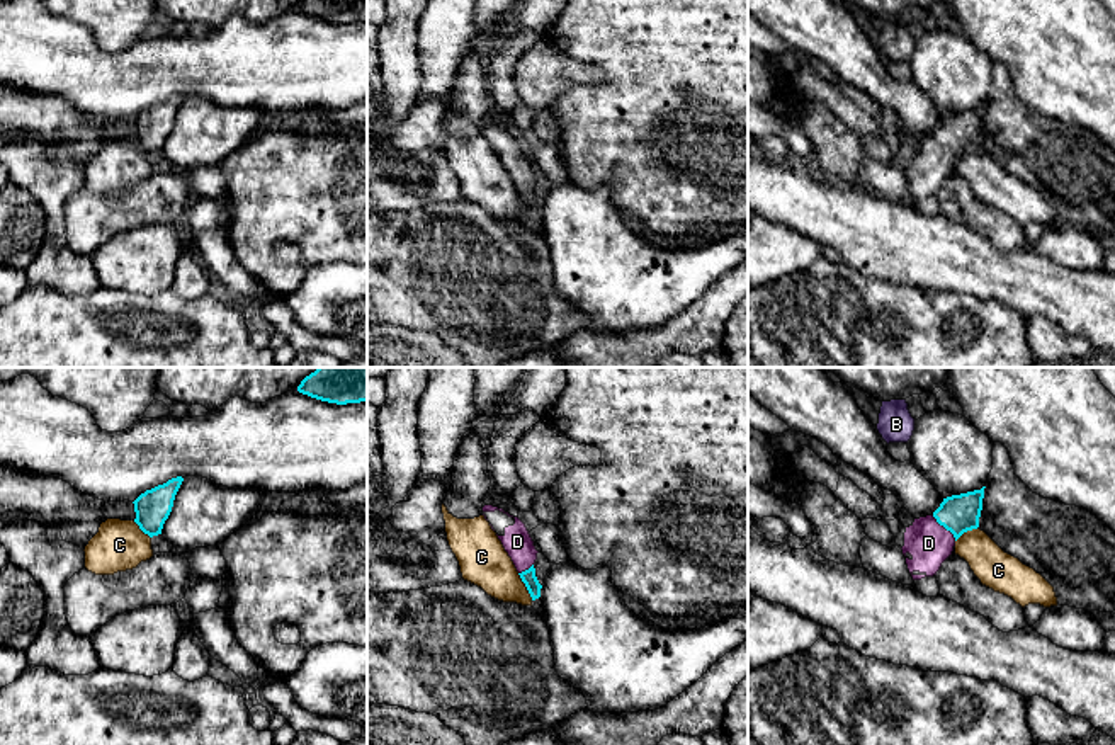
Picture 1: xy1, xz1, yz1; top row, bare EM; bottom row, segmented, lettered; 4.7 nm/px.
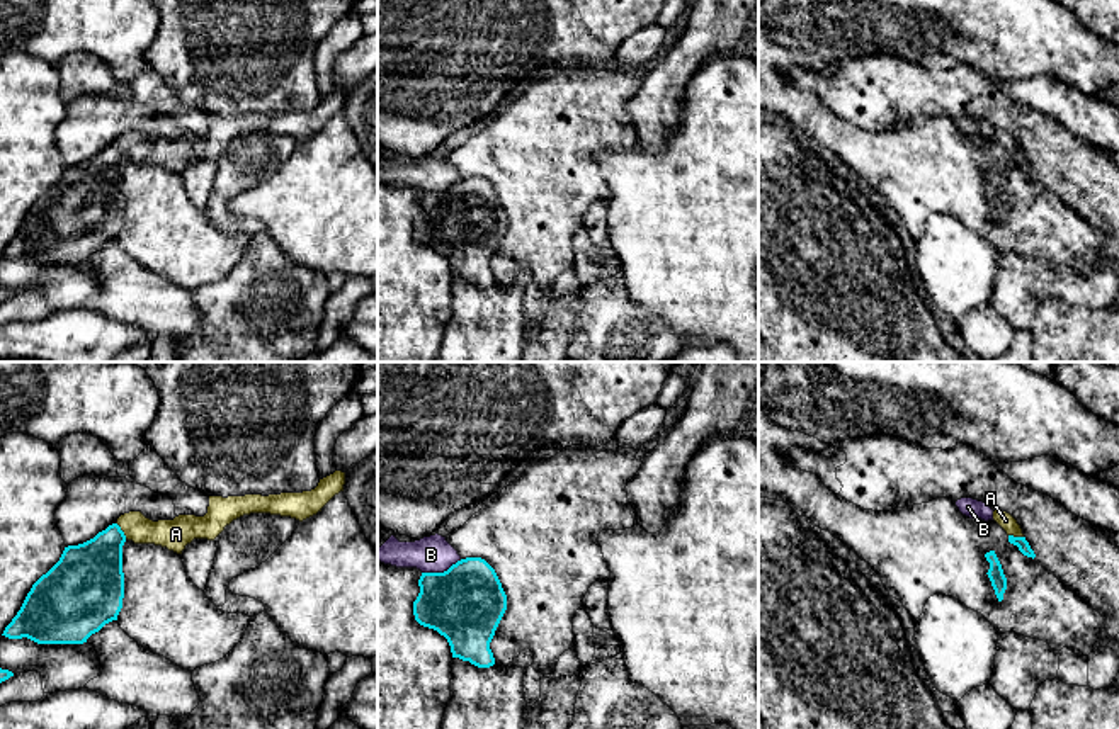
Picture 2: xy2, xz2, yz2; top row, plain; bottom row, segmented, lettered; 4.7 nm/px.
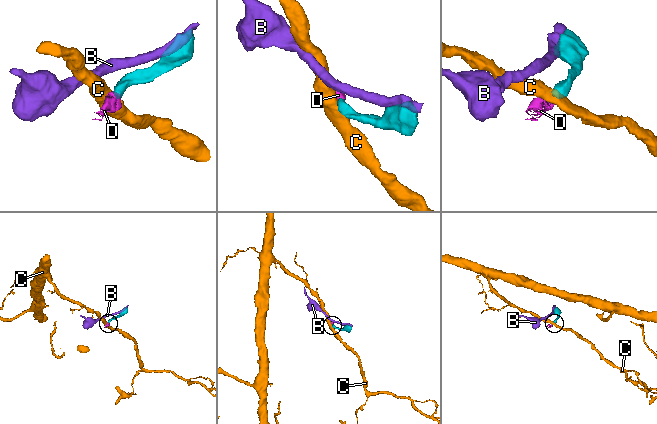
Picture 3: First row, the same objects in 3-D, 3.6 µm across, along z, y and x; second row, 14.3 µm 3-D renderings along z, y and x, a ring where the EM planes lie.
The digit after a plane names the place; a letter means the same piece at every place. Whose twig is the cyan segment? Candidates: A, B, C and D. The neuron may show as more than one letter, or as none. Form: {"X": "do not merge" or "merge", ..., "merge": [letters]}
{"A": "merge", "B": "do not merge", "C": "do not merge", "D": "merge", "merge": ["A", "D"]}

